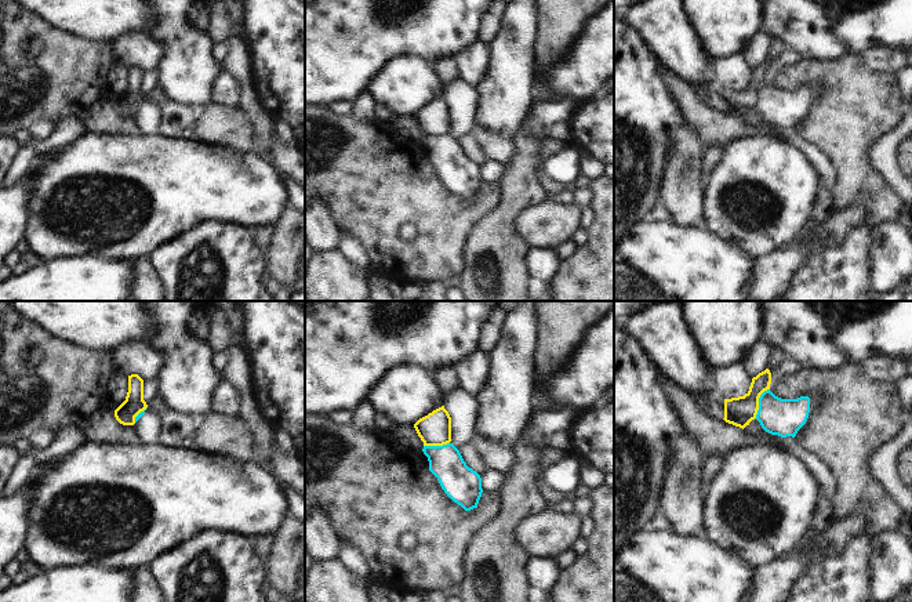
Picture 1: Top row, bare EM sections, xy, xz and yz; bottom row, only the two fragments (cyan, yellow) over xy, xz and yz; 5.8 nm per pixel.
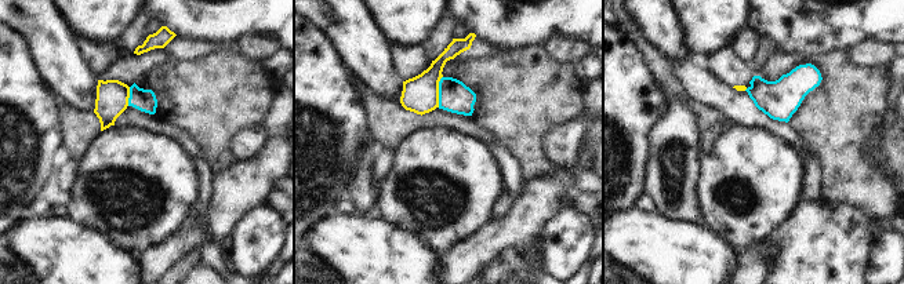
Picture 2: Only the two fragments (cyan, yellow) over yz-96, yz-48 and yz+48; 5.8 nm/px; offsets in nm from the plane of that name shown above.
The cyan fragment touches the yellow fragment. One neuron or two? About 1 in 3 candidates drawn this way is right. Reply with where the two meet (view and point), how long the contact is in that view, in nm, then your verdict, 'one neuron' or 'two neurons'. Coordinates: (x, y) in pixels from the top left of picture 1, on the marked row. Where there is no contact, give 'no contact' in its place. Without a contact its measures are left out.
meets cyan in yz at (759, 402); contact 190 nm long; two neurons

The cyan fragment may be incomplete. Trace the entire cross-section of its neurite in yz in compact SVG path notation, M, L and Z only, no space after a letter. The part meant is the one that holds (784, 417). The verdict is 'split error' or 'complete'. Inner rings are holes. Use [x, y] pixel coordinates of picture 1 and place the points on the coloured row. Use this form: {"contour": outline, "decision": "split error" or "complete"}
{"contour": "M767 389L759 398L756 420L771 435L795 438L797 431L806 424L809 413L809 396L781 399Z", "decision": "complete"}

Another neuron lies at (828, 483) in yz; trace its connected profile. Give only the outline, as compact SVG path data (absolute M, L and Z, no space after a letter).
M795 440L789 445L788 449L807 464L809 469L817 479L822 494L833 500L833 496L837 493L837 479L832 474L829 465L821 457L817 457L800 447Z

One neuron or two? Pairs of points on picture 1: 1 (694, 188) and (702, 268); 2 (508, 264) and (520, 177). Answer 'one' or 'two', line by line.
1: two
2: one

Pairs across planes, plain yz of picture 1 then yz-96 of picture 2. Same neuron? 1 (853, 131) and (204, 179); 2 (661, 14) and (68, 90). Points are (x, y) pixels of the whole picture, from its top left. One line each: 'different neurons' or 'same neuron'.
1: different neurons
2: same neuron

